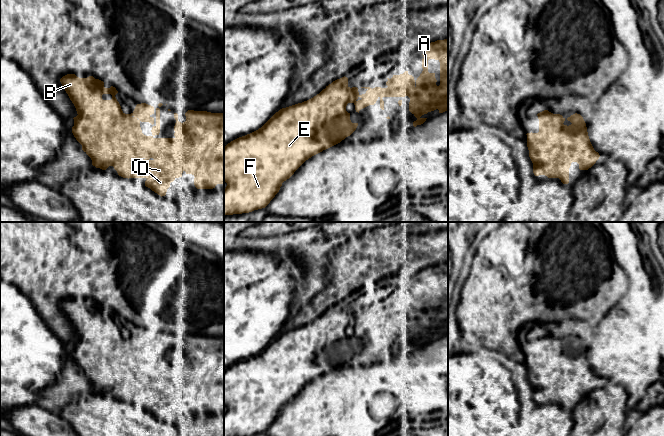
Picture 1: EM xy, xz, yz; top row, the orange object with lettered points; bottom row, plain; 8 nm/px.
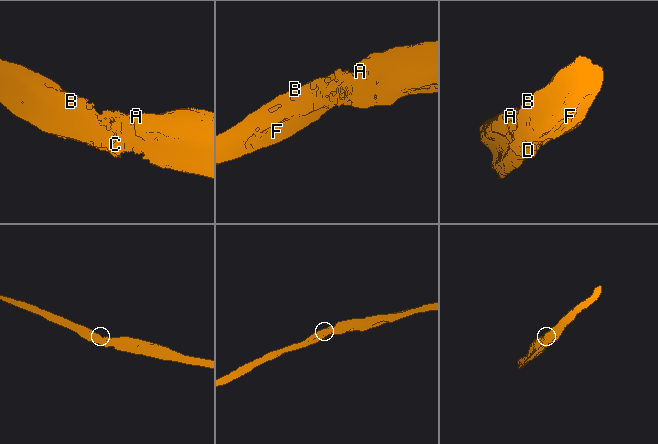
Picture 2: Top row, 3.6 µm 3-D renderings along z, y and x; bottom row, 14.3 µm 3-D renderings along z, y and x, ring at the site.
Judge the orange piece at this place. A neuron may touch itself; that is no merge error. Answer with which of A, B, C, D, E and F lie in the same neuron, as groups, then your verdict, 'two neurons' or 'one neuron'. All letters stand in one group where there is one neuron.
A B C D E F | one neuron

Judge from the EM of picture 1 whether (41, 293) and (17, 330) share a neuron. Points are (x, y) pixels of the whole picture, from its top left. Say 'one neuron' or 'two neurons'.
two neurons

